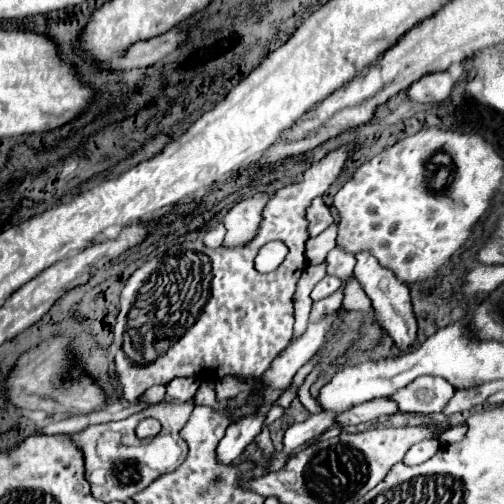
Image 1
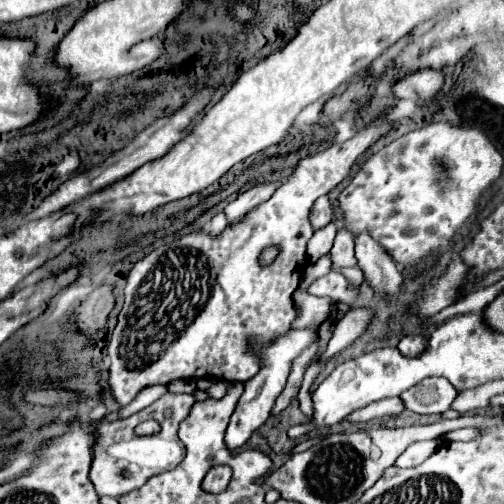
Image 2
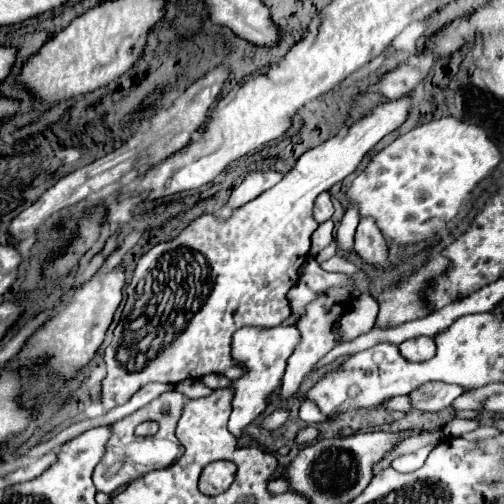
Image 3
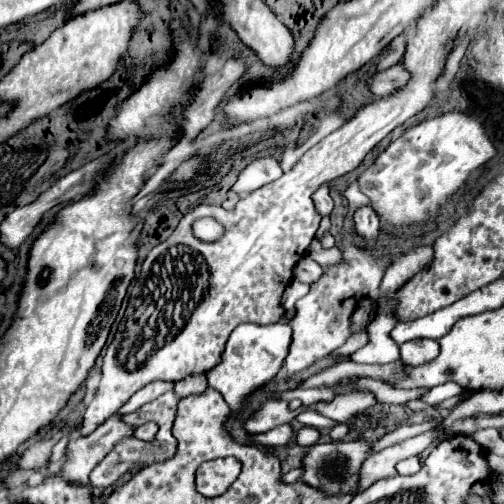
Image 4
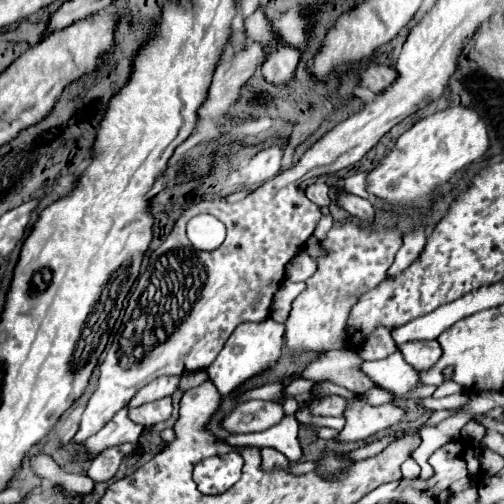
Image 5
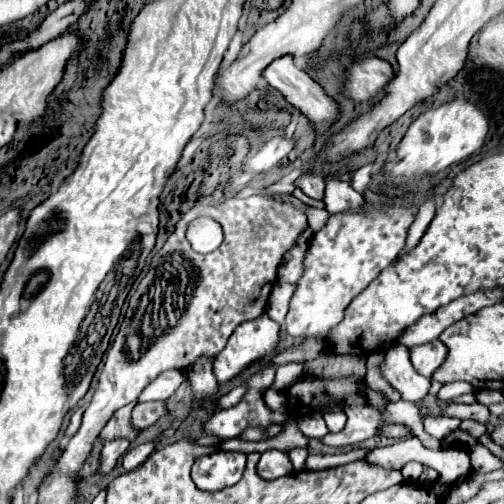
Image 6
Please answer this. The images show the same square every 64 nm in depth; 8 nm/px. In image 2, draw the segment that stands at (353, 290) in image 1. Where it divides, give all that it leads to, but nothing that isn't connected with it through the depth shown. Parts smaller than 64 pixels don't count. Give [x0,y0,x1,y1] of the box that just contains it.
[330,266,364,286]

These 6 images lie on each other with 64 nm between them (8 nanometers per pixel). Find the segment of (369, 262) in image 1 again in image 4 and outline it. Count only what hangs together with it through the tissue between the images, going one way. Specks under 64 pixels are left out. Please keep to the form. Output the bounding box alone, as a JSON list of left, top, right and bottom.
[354,206,440,366]

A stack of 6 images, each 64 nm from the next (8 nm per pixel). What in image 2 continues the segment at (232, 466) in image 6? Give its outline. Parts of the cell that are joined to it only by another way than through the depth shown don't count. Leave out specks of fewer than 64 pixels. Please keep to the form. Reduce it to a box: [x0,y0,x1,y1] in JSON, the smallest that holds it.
[202,466,232,492]

